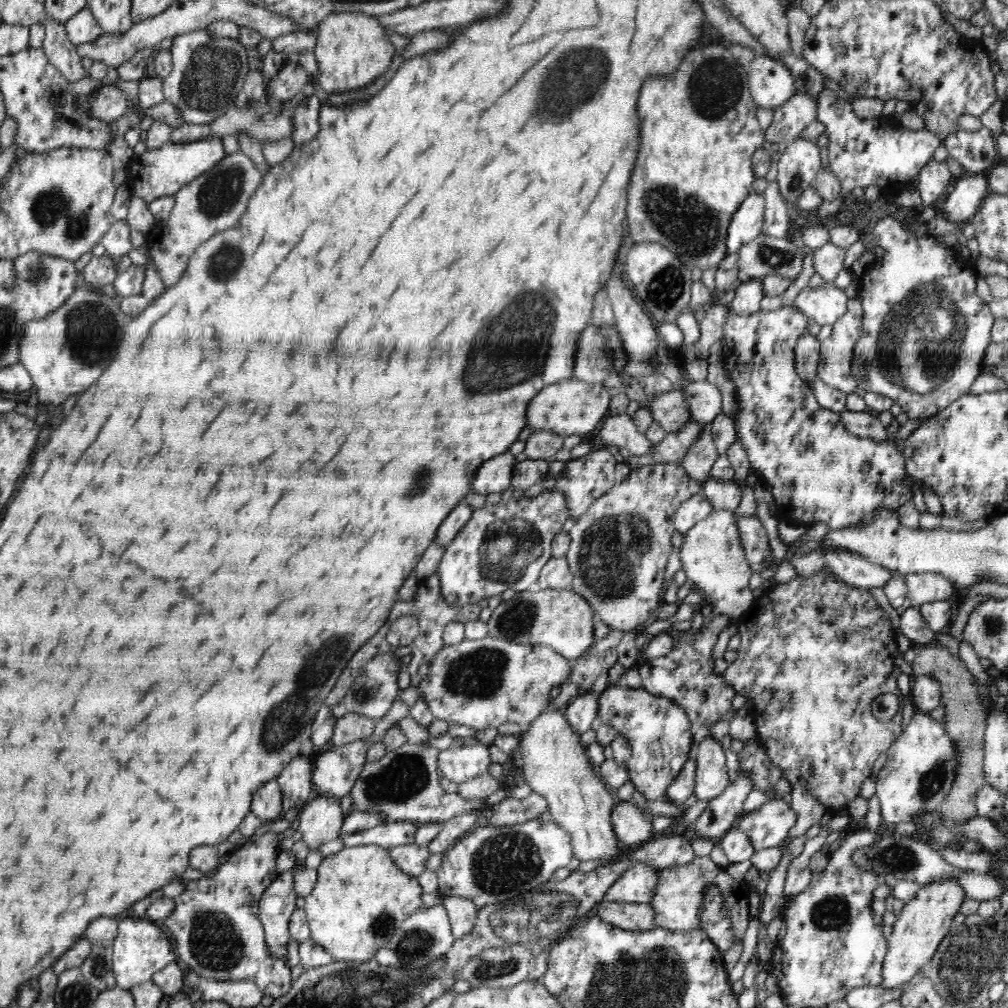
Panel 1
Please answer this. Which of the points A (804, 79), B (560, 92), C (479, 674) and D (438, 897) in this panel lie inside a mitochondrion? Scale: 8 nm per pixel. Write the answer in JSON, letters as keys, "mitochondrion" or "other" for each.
{"A":"other","B":"mitochondrion","C":"mitochondrion","D":"other"}

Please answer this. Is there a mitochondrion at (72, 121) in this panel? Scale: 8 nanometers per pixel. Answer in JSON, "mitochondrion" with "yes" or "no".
{"mitochondrion":"no"}

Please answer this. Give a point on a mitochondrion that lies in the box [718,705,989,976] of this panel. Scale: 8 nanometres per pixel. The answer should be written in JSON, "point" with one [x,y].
{"point":[832,912]}

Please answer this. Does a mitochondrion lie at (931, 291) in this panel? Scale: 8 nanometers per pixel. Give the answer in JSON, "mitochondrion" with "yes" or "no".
{"mitochondrion":"yes"}

